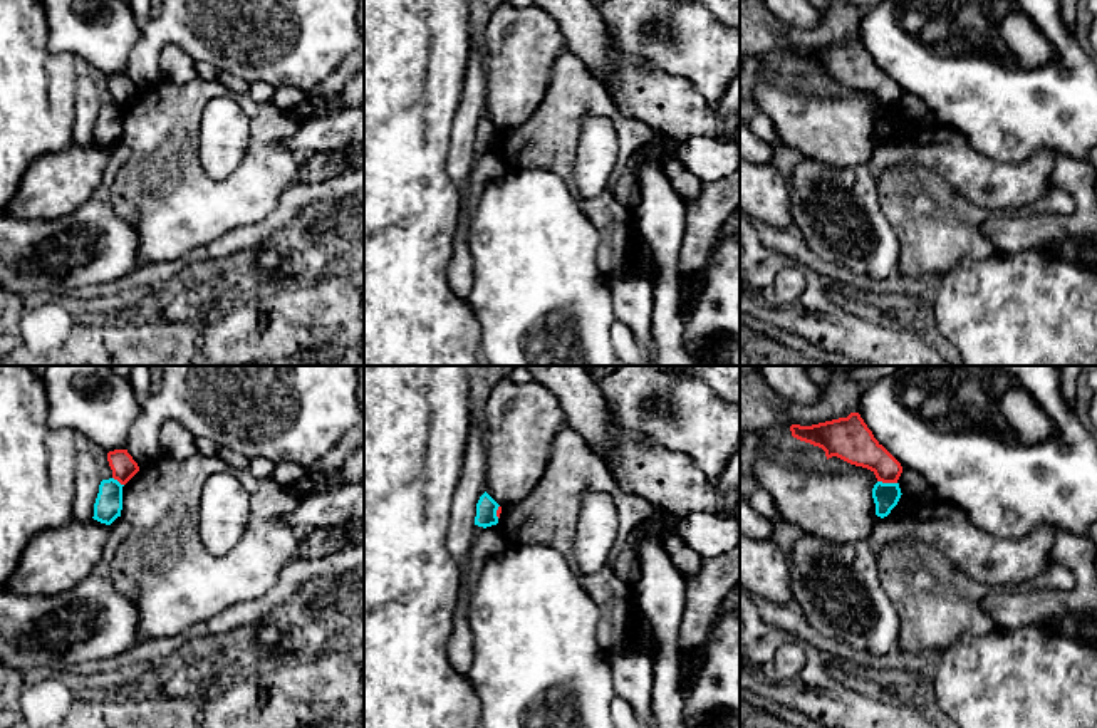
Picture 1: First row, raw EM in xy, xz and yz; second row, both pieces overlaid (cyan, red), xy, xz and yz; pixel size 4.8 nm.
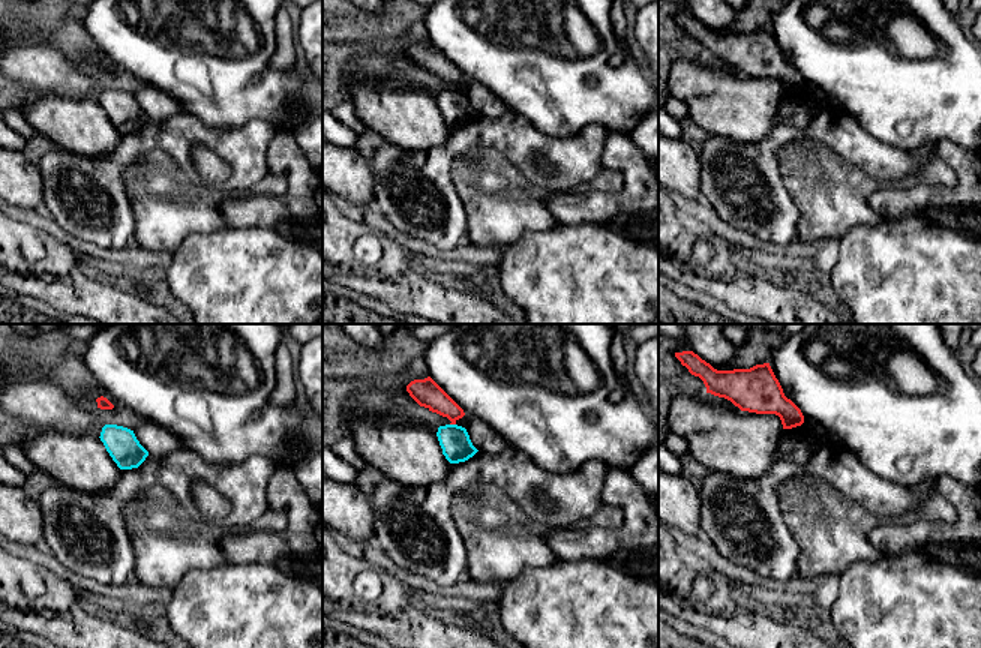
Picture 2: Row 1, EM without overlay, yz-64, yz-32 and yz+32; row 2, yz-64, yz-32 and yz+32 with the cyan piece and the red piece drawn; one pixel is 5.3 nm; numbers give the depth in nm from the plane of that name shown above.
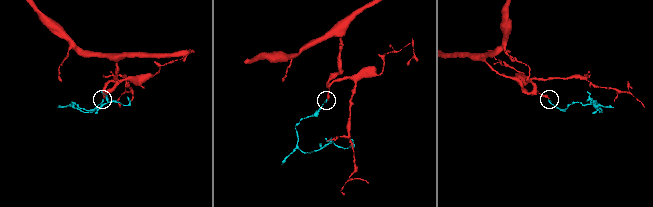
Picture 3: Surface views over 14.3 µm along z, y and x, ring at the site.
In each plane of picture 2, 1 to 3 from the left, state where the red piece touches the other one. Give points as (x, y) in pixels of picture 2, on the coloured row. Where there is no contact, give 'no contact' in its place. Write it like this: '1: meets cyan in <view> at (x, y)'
1: no contact
2: meets cyan in yz-32 at (453, 425)
3: no contact

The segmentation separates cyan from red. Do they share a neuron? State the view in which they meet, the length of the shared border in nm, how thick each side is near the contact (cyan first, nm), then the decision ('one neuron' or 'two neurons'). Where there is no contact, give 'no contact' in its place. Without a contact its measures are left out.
contact in yz; length 100 nm; calibres 130 and 190 nm; two neurons

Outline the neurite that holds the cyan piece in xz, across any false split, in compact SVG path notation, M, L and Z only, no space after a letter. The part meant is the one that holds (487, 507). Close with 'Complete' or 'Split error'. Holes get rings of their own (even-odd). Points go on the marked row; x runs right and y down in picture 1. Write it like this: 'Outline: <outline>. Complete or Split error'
Outline: M485 491L478 503L476 503L476 517L475 517L475 525L478 527L491 527L498 523L497 510L498 503Z. Complete

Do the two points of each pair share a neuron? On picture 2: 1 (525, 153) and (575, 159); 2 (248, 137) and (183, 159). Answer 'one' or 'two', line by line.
1: one
2: one

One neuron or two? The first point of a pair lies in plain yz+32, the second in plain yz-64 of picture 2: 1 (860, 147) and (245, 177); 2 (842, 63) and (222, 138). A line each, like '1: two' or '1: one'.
1: one
2: two

